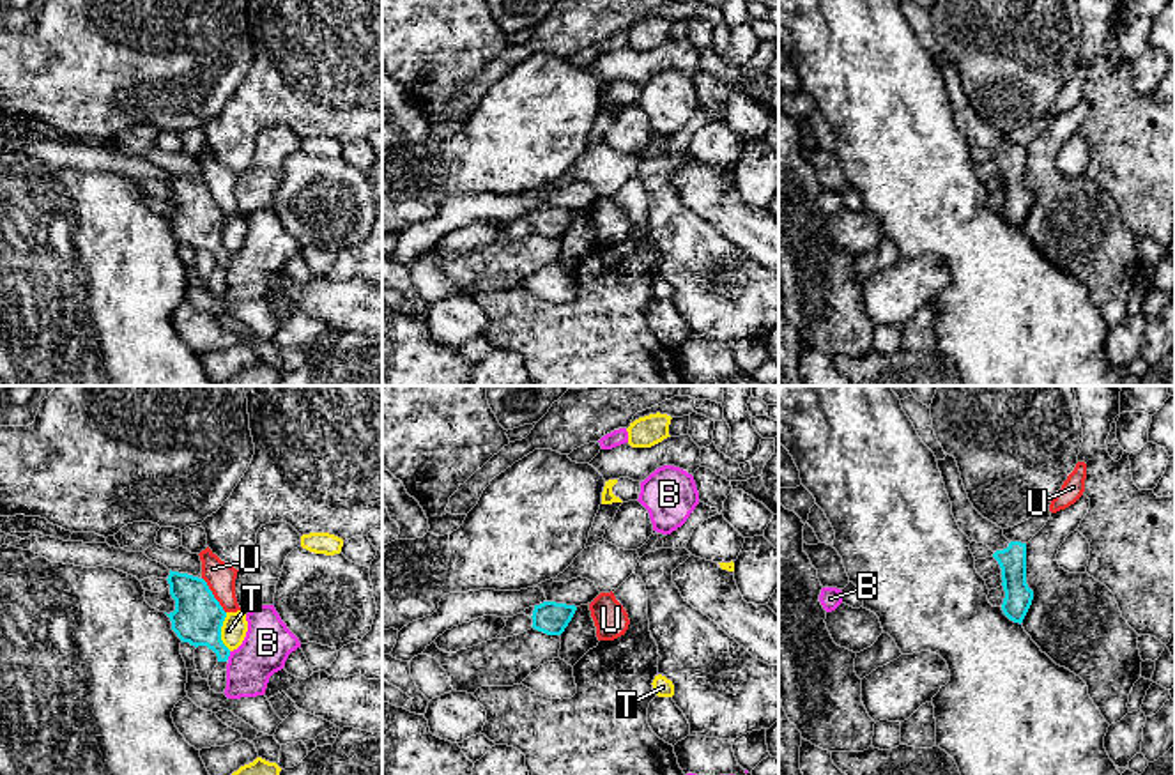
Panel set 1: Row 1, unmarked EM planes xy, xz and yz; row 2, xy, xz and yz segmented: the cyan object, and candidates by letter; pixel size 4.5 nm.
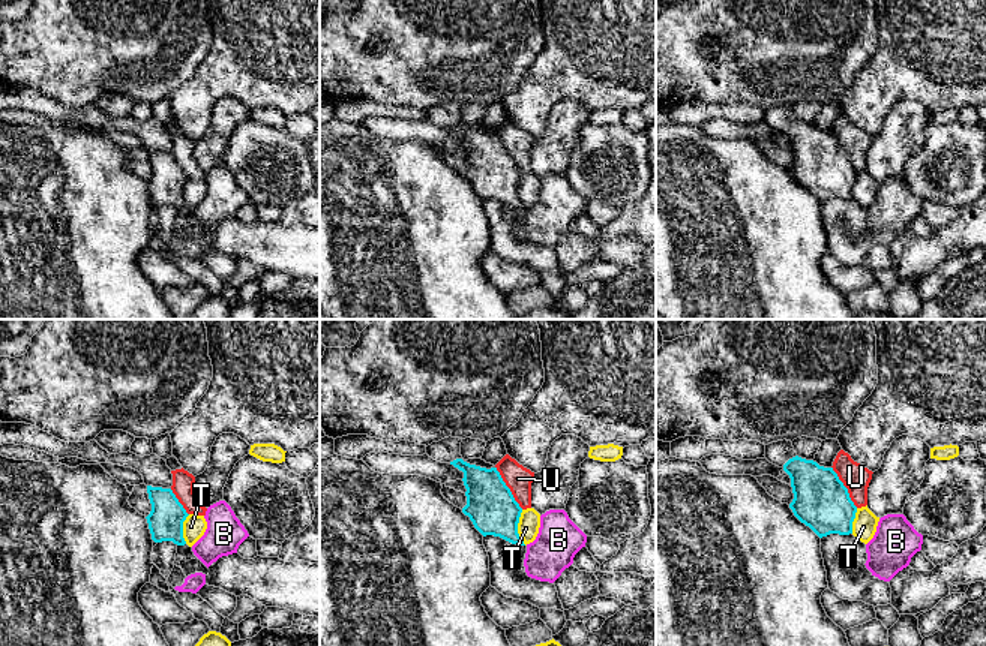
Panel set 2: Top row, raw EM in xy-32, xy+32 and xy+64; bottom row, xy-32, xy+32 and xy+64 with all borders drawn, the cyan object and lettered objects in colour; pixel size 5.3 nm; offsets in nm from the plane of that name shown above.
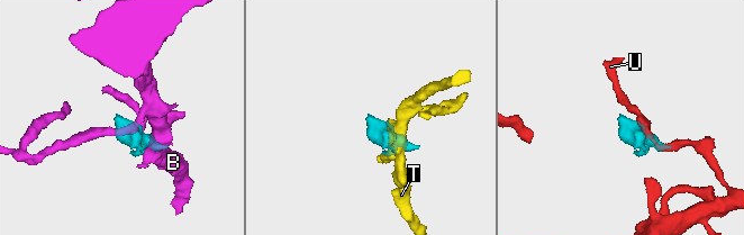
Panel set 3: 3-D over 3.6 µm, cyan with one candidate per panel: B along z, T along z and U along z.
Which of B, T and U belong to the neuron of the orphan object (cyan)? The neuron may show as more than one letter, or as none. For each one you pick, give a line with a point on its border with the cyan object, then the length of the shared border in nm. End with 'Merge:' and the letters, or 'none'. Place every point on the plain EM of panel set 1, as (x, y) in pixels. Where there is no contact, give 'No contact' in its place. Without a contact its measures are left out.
Merge: none

